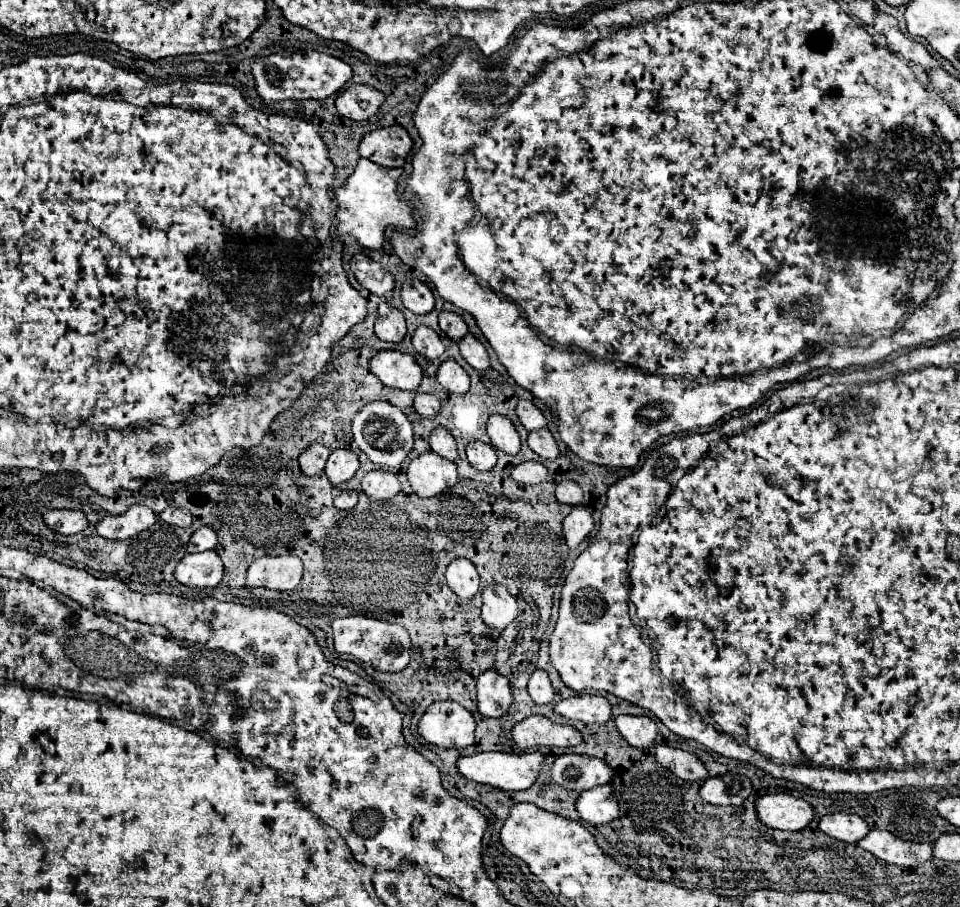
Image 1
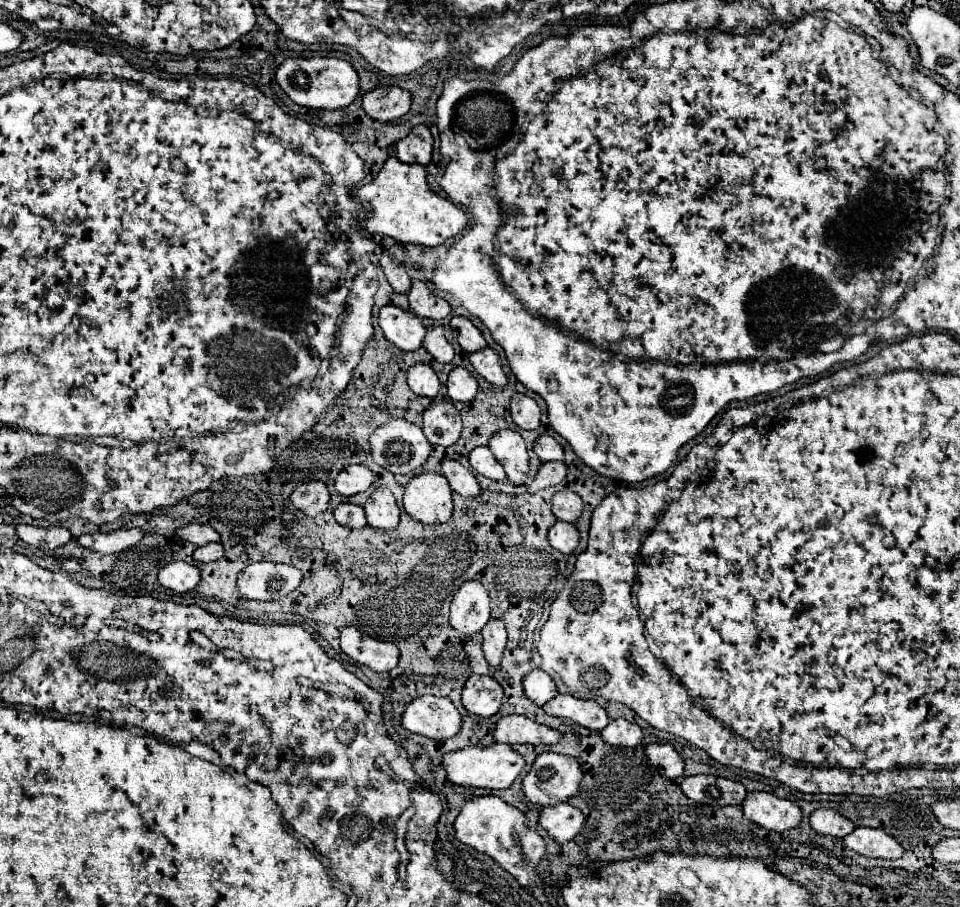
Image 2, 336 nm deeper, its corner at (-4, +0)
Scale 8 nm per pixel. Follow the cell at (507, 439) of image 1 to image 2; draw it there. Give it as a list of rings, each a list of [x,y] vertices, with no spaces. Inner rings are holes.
[[[514,430],[496,432],[490,438],[488,448],[496,456],[496,460],[504,466],[506,476],[512,484],[518,484],[526,478],[526,474],[528,474],[528,450],[526,450],[526,444],[518,432],[514,432]]]

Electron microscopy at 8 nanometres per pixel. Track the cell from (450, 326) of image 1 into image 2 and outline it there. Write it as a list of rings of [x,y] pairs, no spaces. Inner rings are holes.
[[[452,316],[450,328],[452,328],[452,334],[454,334],[454,338],[458,340],[458,344],[462,346],[464,352],[470,354],[470,352],[478,352],[478,350],[486,348],[484,336],[480,334],[480,330],[468,318]]]

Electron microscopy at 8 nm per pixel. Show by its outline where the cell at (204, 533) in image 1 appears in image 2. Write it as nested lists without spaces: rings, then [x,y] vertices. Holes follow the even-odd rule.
[[[208,544],[202,548],[194,550],[194,560],[196,562],[216,562],[224,556],[224,548],[222,544]]]

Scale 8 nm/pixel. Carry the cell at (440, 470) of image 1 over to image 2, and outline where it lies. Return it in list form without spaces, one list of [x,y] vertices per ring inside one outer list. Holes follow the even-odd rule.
[[[436,472],[414,476],[404,490],[404,510],[422,524],[442,524],[452,516],[452,490]]]

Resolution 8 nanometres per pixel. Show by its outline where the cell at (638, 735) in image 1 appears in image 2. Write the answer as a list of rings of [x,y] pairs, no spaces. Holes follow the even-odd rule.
[[[618,718],[618,720],[612,720],[600,732],[600,736],[612,746],[632,746],[634,748],[642,742],[642,728],[624,718]]]

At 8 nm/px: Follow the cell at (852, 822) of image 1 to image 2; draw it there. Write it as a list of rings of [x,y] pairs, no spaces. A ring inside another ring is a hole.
[[[818,808],[810,814],[810,826],[818,834],[836,836],[836,838],[844,838],[846,834],[854,830],[854,824],[848,818],[844,818],[842,814],[834,810],[826,810],[826,808]]]

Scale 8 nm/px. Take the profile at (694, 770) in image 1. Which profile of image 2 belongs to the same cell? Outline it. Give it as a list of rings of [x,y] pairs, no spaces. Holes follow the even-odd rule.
[[[648,744],[644,748],[648,762],[662,772],[664,778],[678,778],[684,772],[684,760],[670,744]]]

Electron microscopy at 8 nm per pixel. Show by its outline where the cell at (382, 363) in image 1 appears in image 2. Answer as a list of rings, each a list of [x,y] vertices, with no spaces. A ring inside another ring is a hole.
[[[416,364],[408,370],[408,386],[418,396],[436,398],[440,394],[440,380],[428,364]]]

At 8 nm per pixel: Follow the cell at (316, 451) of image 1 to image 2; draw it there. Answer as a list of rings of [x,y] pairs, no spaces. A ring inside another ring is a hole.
[[[312,480],[312,482],[304,482],[300,484],[292,494],[290,494],[292,504],[304,512],[306,516],[318,516],[322,512],[328,510],[328,502],[330,502],[330,492],[326,488],[324,482],[320,480]]]

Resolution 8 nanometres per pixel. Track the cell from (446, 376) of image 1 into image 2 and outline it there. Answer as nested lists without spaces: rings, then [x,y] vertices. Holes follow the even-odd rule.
[[[458,366],[450,372],[446,388],[448,388],[448,396],[454,402],[472,402],[478,390],[478,382],[466,368]]]

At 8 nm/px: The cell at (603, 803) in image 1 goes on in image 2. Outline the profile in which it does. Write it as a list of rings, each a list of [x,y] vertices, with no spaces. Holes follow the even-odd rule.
[[[558,804],[540,810],[538,826],[544,828],[556,842],[568,842],[578,834],[578,830],[582,830],[584,818],[578,808],[570,804]]]

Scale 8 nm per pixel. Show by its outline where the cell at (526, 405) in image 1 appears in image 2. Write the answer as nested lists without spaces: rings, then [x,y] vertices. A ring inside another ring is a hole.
[[[526,394],[512,396],[510,416],[522,430],[538,430],[540,428],[540,406]]]

